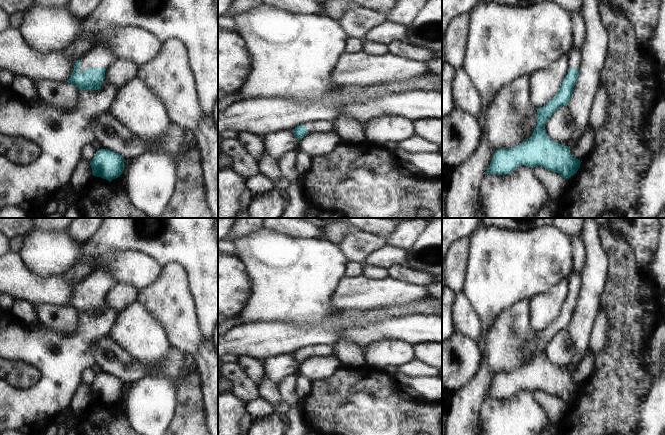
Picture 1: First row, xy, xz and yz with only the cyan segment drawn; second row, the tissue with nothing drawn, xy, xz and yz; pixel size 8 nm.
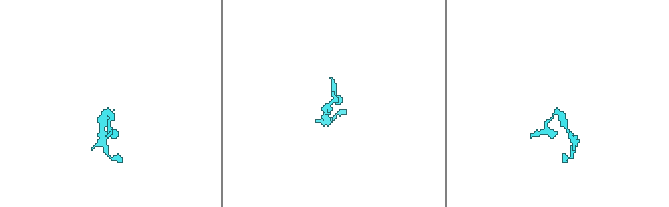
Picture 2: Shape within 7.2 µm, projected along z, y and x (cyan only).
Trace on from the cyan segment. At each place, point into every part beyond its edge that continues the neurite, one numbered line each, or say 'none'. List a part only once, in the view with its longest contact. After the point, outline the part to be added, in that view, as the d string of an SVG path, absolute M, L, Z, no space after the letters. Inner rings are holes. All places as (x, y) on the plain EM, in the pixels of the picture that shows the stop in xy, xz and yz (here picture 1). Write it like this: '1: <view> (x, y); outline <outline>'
1: xy (98, 280); outline M96 269L85 277L80 283L81 290L79 297L82 297L88 292L108 292L118 281L111 278L105 271Z

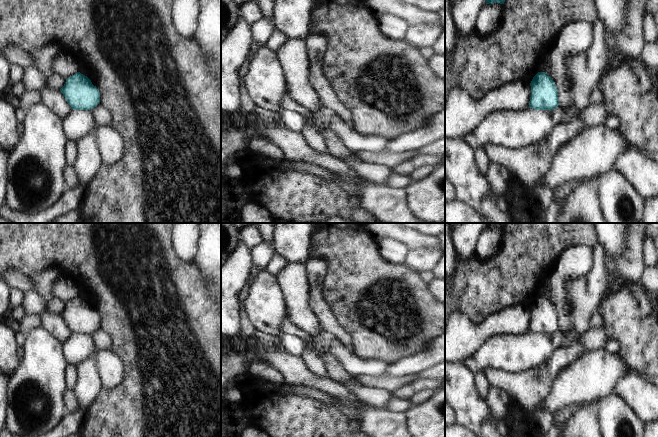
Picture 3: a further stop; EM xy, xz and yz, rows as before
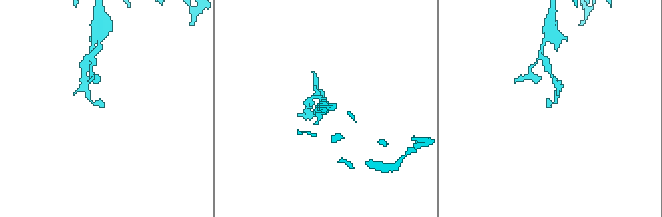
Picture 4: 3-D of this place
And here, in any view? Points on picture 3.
none

